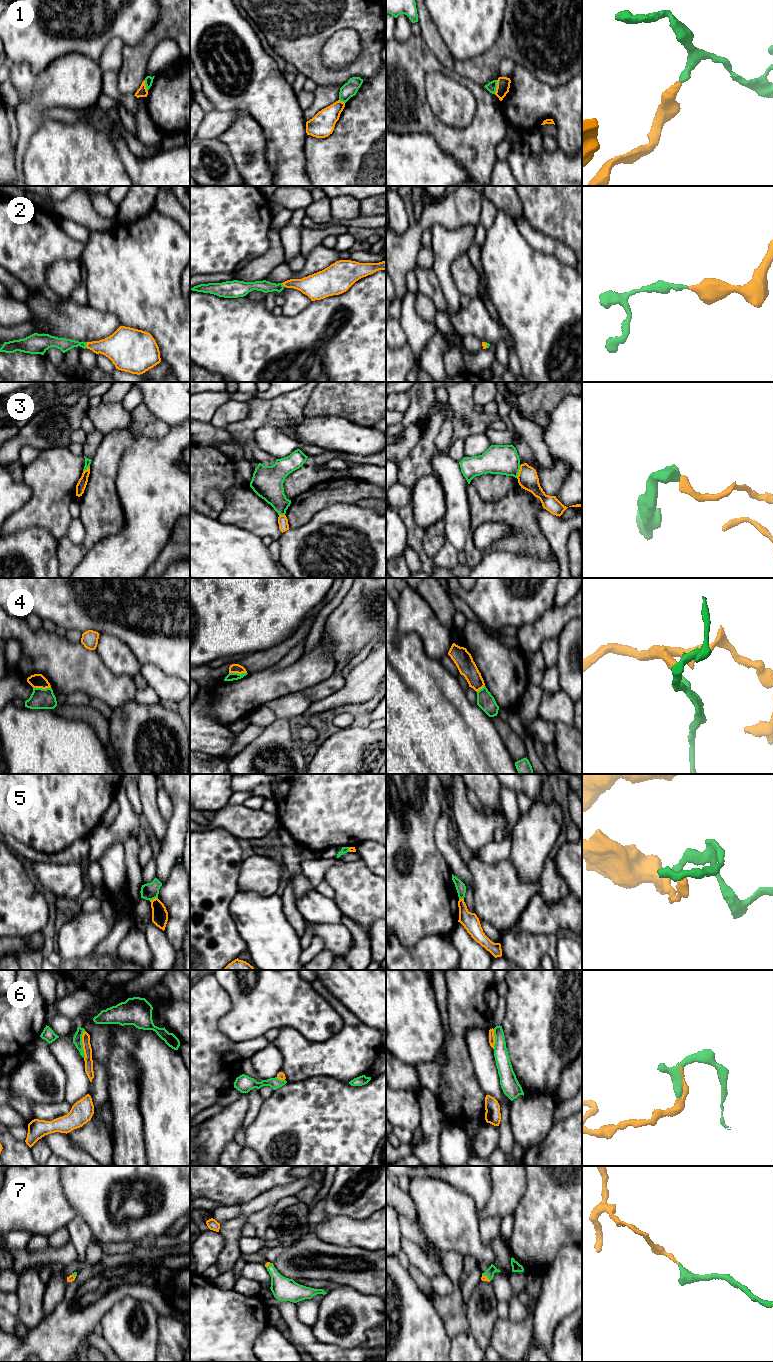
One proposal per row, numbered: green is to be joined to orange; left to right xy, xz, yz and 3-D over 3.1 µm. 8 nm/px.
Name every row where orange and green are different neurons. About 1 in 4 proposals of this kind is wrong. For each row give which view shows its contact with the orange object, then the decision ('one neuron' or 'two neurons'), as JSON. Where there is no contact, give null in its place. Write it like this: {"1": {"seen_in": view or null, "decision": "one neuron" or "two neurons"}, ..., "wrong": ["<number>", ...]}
{"1": {"seen_in": "yz", "decision": "two neurons"}, "2": {"seen_in": "xy", "decision": "one neuron"}, "3": {"seen_in": "yz", "decision": "two neurons"}, "4": {"seen_in": "xy", "decision": "two neurons"}, "5": {"seen_in": "xy", "decision": "two neurons"}, "6": {"seen_in": "xy", "decision": "one neuron"}, "7": {"seen_in": "yz", "decision": "one neuron"}, "wrong": ["1", "3", "4", "5"]}

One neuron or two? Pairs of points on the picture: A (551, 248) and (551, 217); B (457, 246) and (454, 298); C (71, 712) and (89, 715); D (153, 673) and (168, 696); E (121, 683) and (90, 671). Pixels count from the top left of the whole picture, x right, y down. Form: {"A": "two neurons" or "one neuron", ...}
{"A": "two neurons", "B": "one neuron", "C": "one neuron", "D": "one neuron", "E": "one neuron"}

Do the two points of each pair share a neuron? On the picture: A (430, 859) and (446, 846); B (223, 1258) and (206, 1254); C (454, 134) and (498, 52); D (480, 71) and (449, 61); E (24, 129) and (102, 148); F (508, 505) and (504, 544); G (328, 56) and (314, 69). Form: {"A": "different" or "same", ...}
{"A": "different", "B": "different", "C": "different", "D": "same", "E": "different", "F": "same", "G": "different"}

